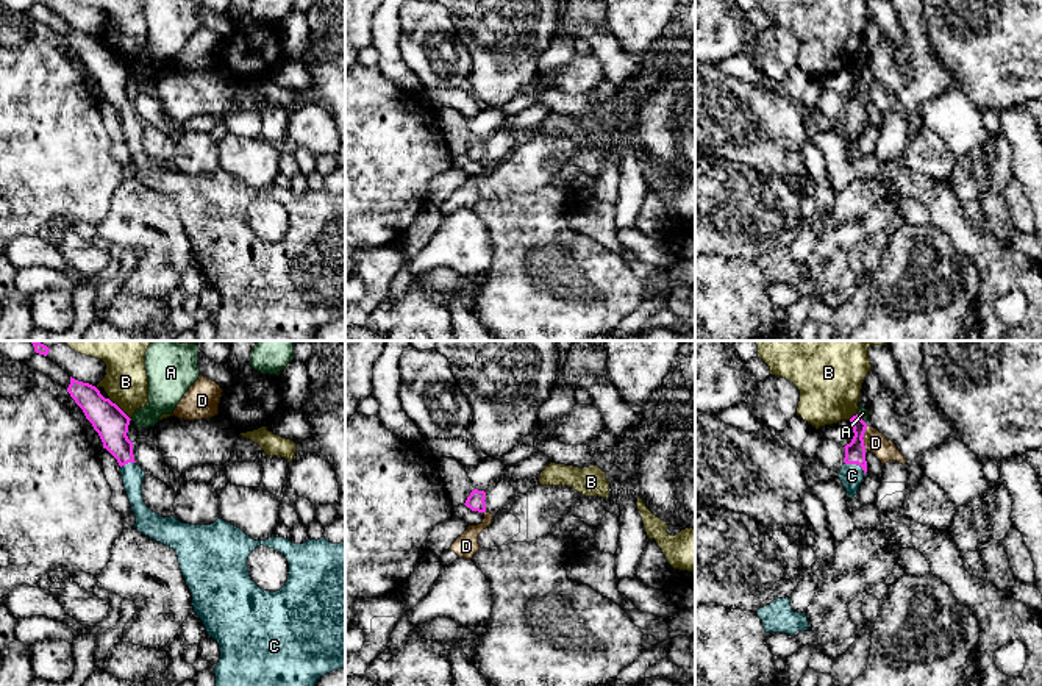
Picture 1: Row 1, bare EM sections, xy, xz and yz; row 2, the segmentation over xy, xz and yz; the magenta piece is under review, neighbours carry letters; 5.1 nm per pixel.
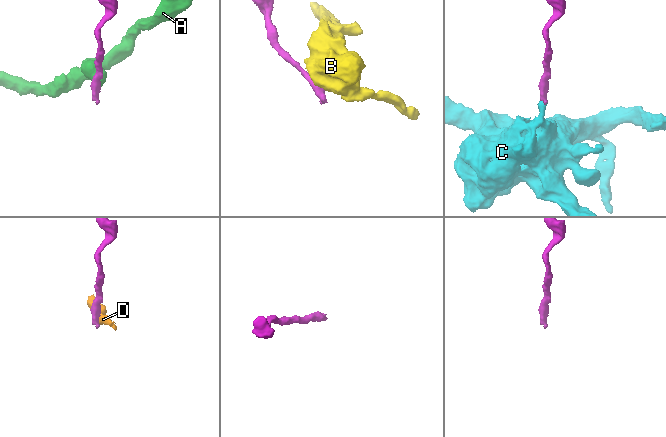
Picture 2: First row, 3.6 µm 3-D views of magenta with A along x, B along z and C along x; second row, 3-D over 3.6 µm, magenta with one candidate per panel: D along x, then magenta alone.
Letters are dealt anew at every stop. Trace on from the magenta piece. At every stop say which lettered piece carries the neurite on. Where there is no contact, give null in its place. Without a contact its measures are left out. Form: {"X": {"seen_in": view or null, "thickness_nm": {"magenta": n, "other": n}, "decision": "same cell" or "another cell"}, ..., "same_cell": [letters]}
{"A": {"seen_in": "yz", "thickness_nm": {"magenta": 110, "other": 60}, "decision": "another cell"}, "B": {"seen_in": "xy", "thickness_nm": {"magenta": 170, "other": 220}, "decision": "another cell"}, "C": {"seen_in": "yz", "thickness_nm": {"magenta": 110, "other": 120}, "decision": "same cell"}, "D": {"seen_in": "yz", "thickness_nm": {"magenta": 110, "other": 110}, "decision": "another cell"}, "same_cell": ["C"]}

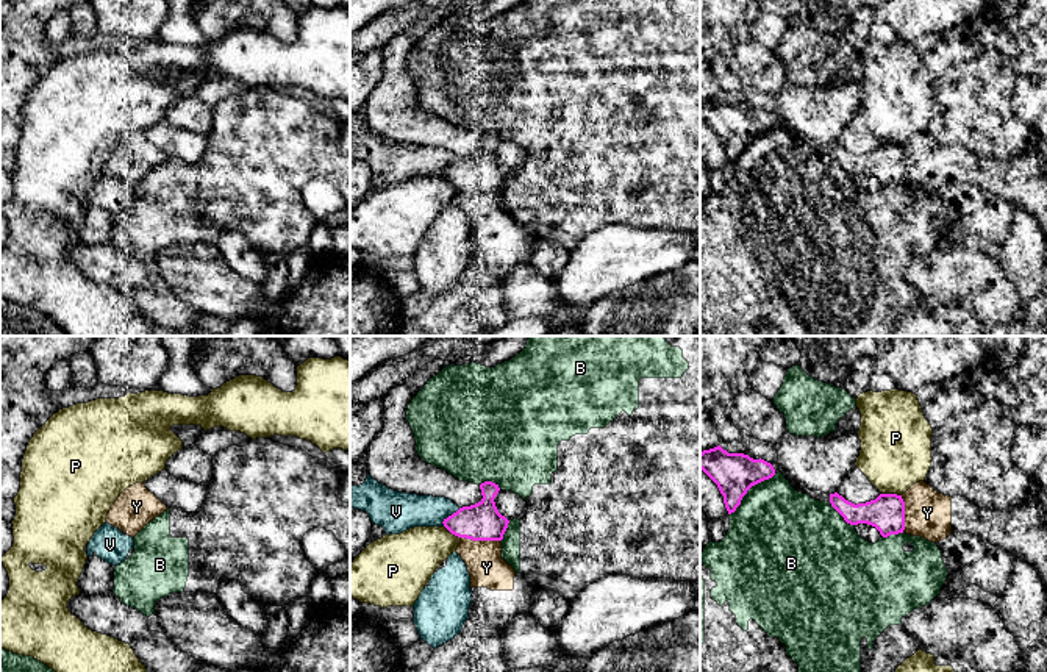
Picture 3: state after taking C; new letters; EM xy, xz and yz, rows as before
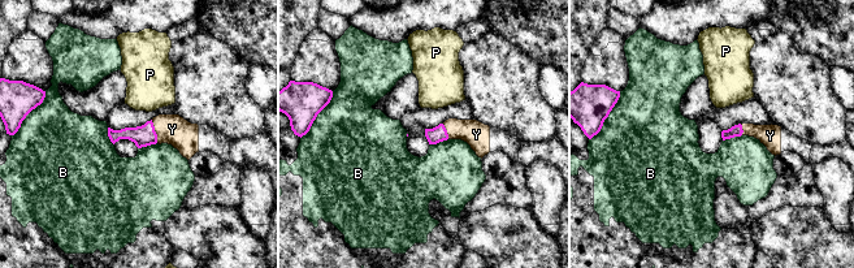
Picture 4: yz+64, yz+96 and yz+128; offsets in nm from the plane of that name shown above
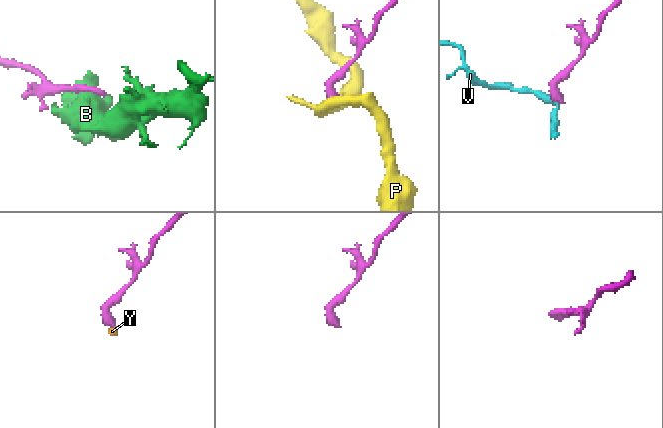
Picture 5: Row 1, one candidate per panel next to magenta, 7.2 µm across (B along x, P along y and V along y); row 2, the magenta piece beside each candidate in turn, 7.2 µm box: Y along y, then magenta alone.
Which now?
{"B": {"seen_in": "yz", "thickness_nm": {"magenta": 220, "other": 440}, "decision": "another cell"}, "P": {"seen_in": "yz", "thickness_nm": {"magenta": 190, "other": 360}, "decision": "another cell"}, "V": {"seen_in": "xz", "thickness_nm": {"magenta": 190, "other": 200}, "decision": "another cell"}, "Y": {"seen_in": "xz", "thickness_nm": {"magenta": 190, "other": 190}, "decision": "same cell"}, "same_cell": ["Y"]}

